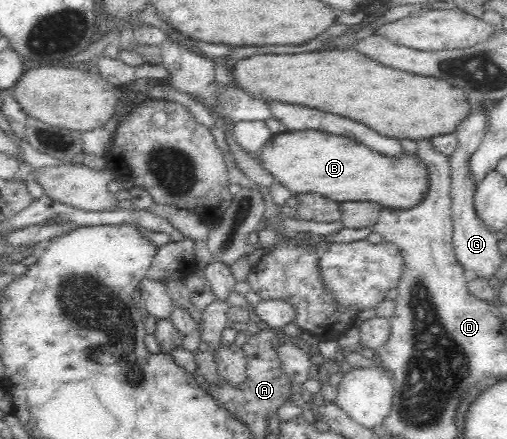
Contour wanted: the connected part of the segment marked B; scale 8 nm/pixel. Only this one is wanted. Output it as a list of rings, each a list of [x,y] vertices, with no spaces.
[[[319,130],[278,133],[263,148],[261,165],[273,177],[285,183],[292,194],[297,191],[315,191],[339,202],[369,201],[389,210],[411,210],[425,201],[431,192],[432,171],[419,153],[401,151],[390,155],[383,154],[361,144],[357,139],[347,138],[347,135],[319,132]]]

